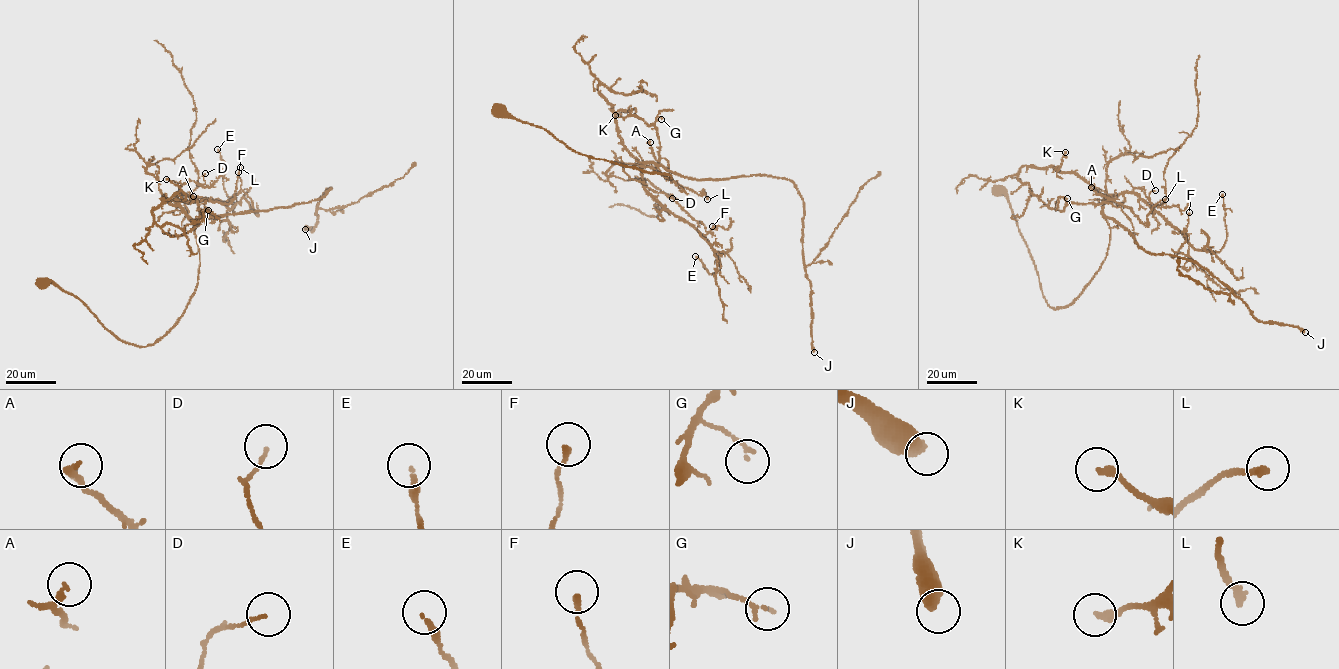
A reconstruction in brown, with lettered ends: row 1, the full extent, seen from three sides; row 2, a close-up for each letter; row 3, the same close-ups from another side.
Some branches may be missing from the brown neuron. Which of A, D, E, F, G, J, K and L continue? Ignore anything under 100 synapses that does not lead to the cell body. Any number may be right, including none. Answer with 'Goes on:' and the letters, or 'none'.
Goes on: J

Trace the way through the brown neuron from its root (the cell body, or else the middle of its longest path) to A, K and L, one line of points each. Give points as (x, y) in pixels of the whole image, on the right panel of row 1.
A: (998, 191), (1057, 309), (1106, 255), (1103, 206), (1114, 200), (1091, 187)
K: (998, 191), (1047, 303), (1069, 305), (1100, 267), (1110, 233), (1104, 196), (1054, 169), (1065, 152)
L: (998, 191), (1053, 309), (1078, 297), (1106, 255), (1109, 195), (1146, 226), (1165, 199)

